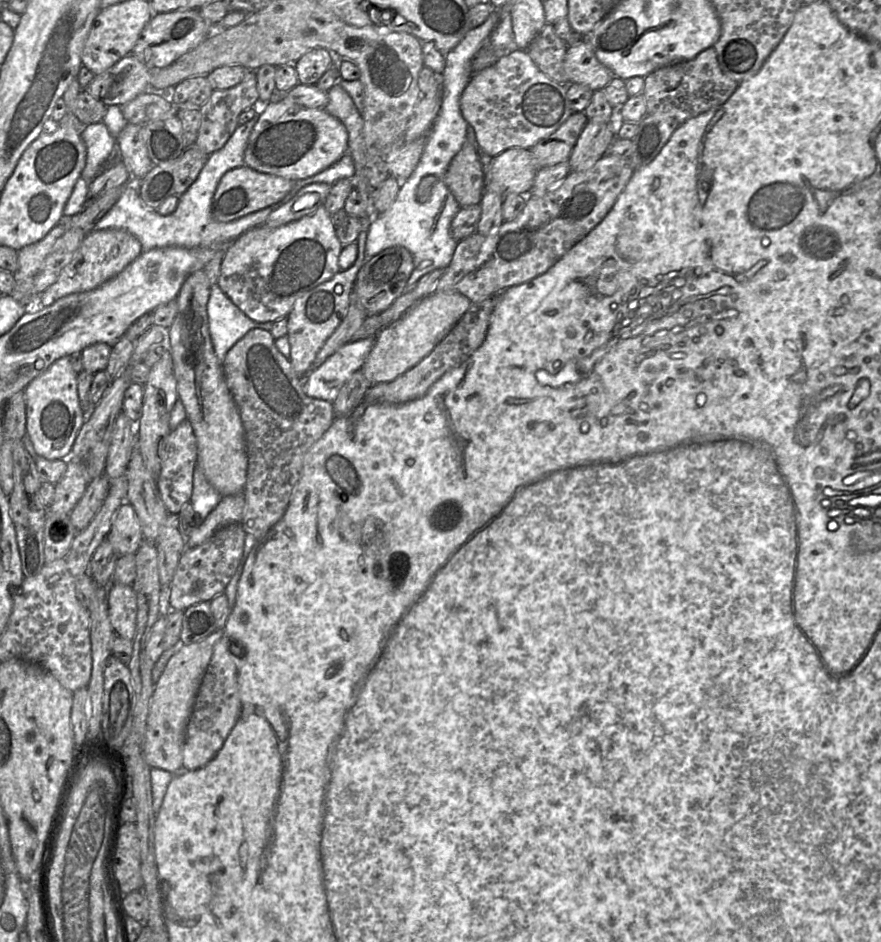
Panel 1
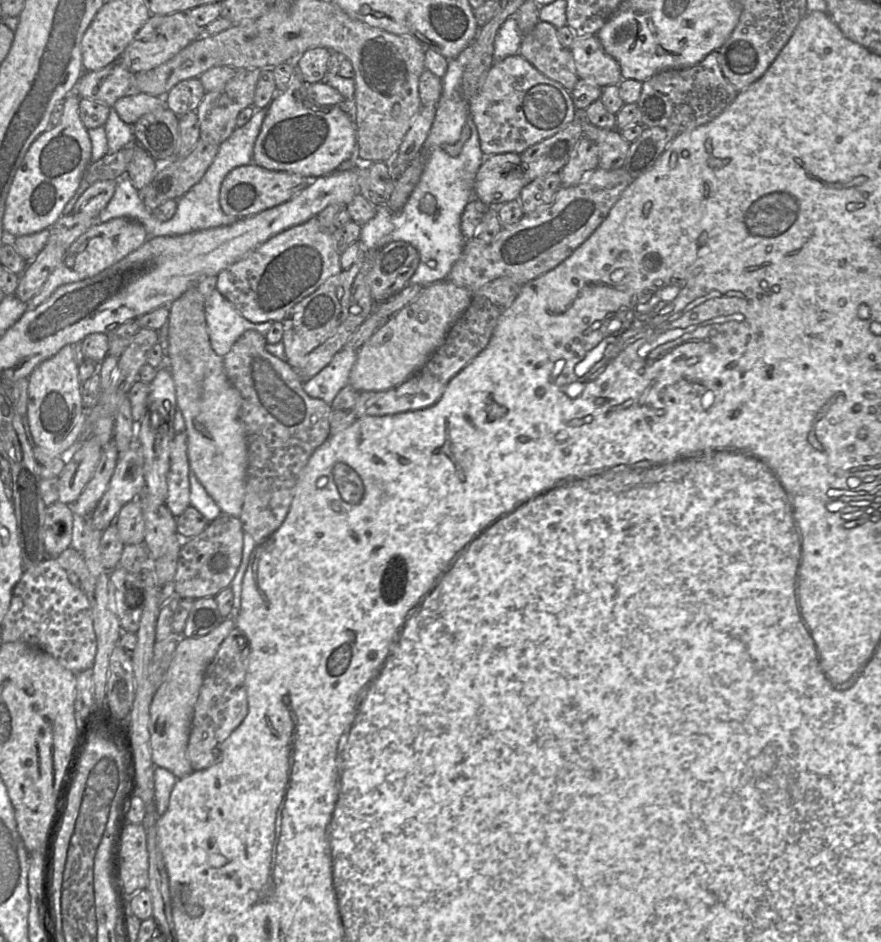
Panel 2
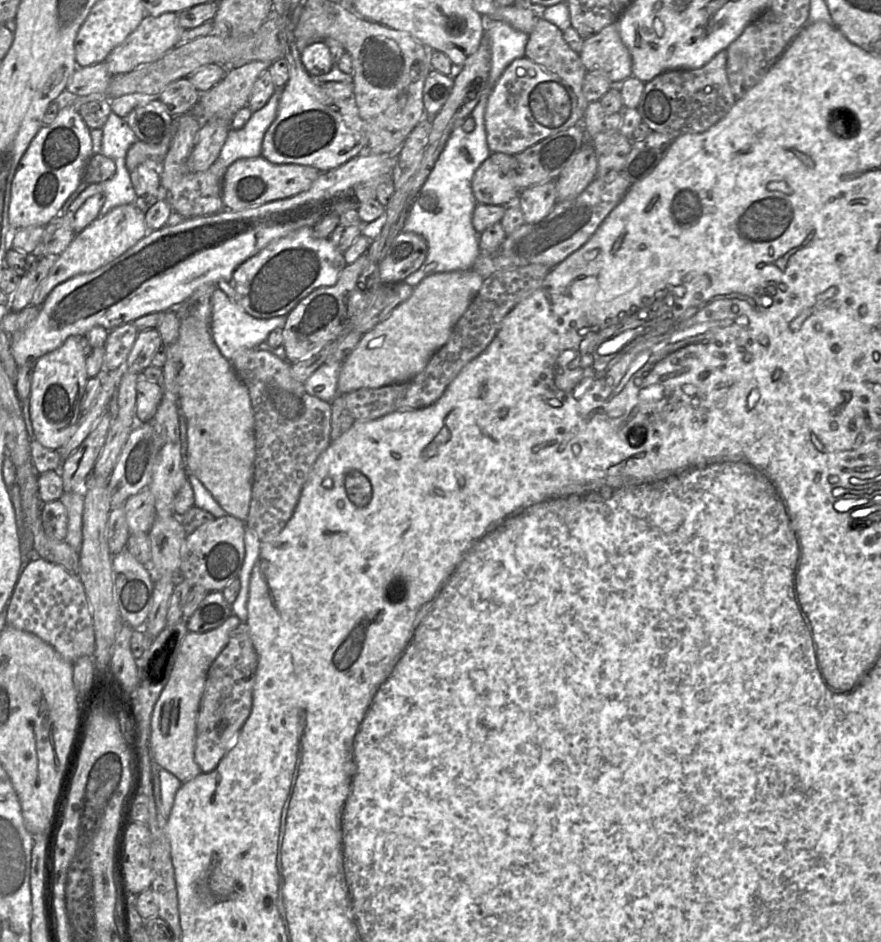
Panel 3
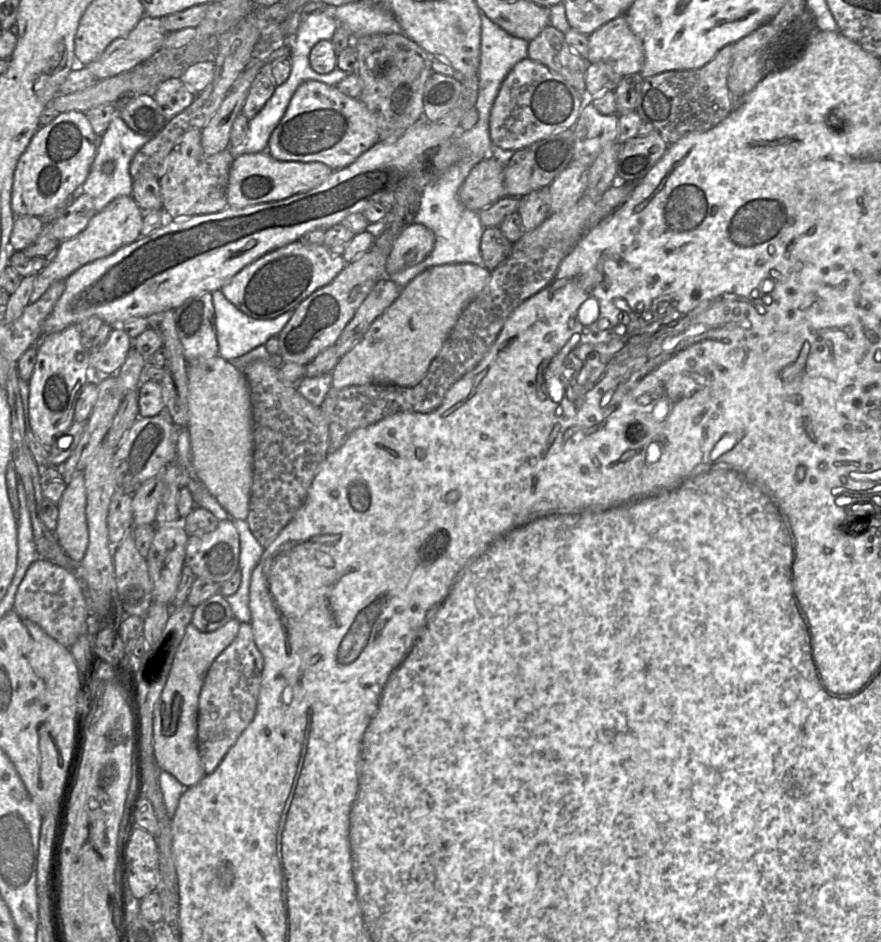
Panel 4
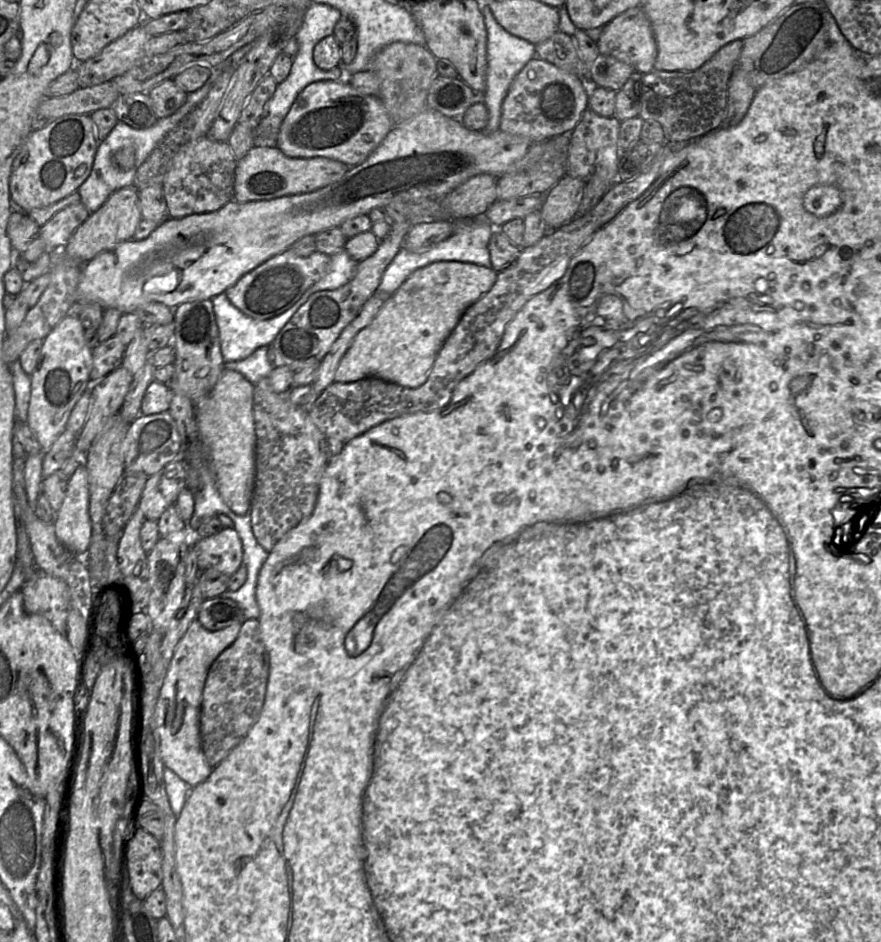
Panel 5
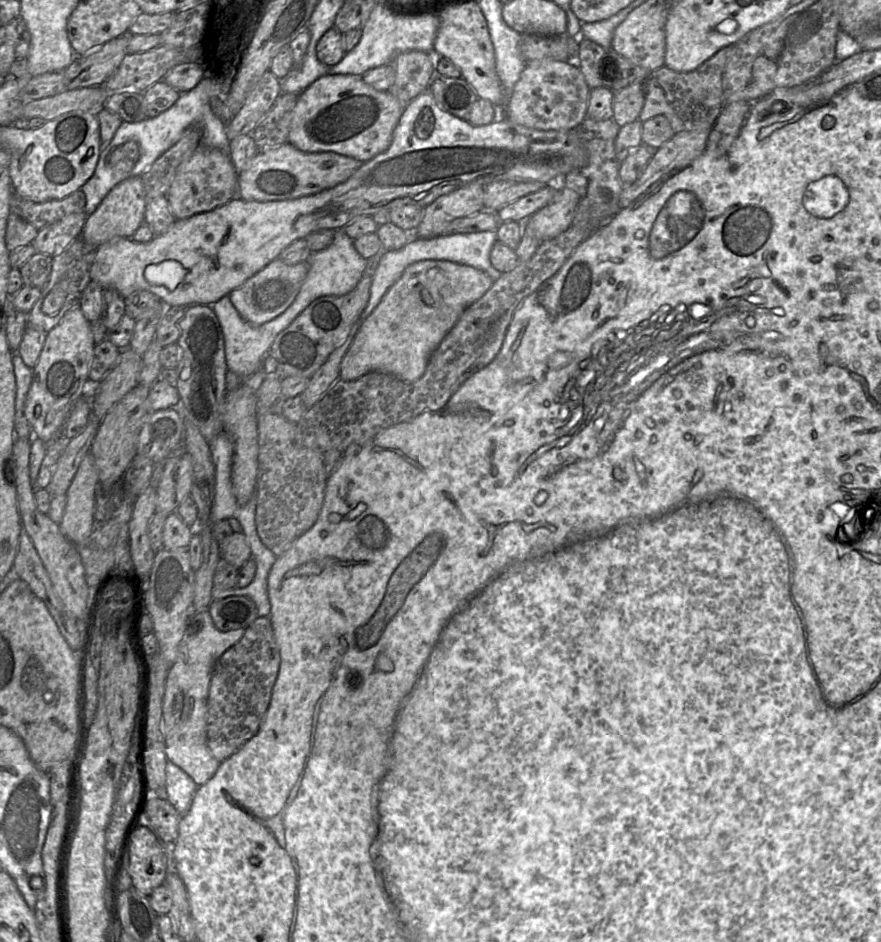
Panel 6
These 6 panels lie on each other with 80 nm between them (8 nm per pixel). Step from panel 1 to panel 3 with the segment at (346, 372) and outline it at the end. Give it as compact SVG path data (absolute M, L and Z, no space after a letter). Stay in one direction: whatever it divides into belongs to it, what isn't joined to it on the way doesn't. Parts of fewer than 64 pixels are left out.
M325 361L312 375L303 382L305 391L331 404L338 394L337 382L342 362Z

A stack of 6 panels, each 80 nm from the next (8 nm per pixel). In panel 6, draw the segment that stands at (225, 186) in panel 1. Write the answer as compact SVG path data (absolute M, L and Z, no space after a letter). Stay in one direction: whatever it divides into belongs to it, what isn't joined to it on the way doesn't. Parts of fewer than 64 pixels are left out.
M290 143L259 150L237 175L237 196L245 200L276 201L317 194L349 179L364 162L335 152L303 152Z

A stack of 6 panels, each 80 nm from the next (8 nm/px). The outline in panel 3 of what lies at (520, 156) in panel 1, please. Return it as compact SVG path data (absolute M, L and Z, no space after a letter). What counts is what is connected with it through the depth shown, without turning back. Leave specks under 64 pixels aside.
M491 153L472 179L477 204L508 206L514 203L520 192L515 186L516 171L515 155Z

